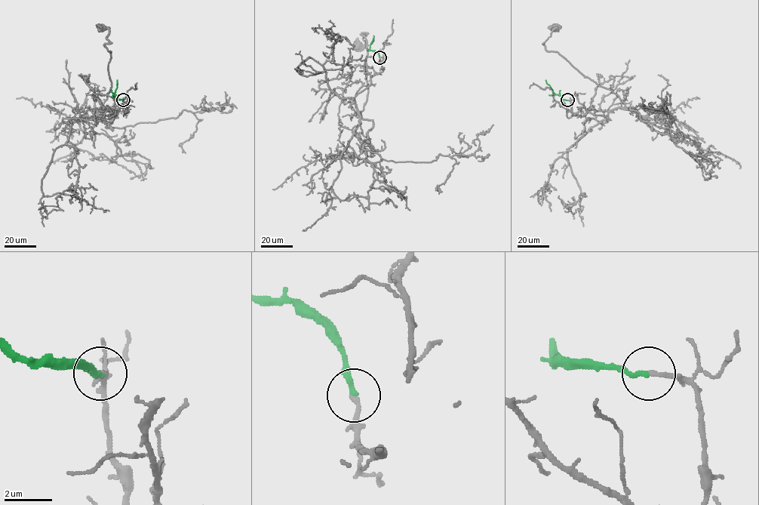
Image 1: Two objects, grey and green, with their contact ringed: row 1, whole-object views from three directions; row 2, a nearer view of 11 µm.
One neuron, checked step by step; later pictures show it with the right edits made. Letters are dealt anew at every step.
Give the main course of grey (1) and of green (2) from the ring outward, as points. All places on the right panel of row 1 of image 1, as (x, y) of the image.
1: (567, 100), (576, 112), (584, 107), (605, 116), (621, 106), (619, 96), (545, 49), (556, 27)
2: (567, 100), (561, 100), (555, 94), (545, 80)

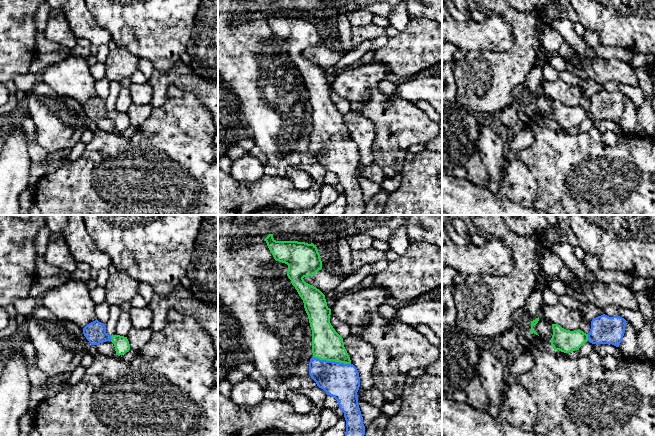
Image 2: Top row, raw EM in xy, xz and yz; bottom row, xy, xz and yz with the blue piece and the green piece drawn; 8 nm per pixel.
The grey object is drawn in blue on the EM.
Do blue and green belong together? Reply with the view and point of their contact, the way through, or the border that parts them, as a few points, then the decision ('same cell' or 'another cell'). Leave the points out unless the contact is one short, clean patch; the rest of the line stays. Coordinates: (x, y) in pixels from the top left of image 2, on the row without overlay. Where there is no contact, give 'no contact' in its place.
contact xz (332, 137); way xz (341, 157), (332, 147), (332, 137), (327, 120); same cell

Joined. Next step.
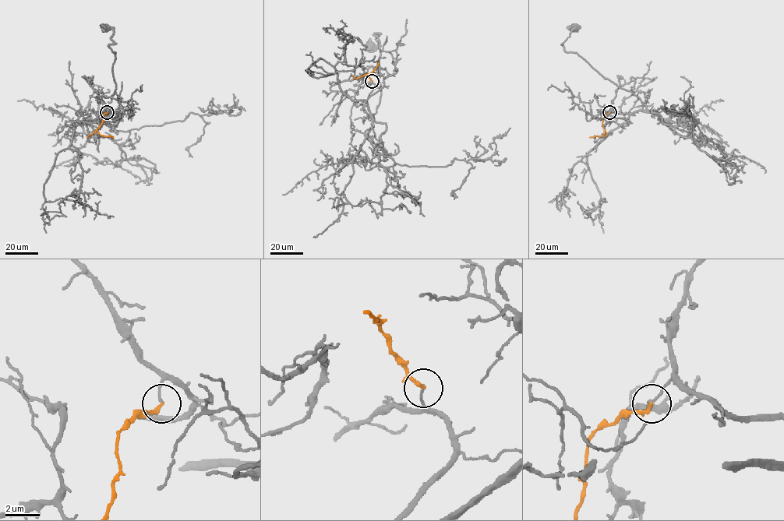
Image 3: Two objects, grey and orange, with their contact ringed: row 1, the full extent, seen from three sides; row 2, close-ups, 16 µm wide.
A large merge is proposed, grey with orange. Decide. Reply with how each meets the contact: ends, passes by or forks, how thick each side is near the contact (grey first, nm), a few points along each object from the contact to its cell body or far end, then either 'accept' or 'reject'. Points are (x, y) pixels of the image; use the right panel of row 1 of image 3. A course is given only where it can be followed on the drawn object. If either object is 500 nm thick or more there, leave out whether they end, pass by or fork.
grey ends there; orange ends there; 120 nm thick on the grey side, 200 nm on the other; grey runs (609, 112), (633, 113), (642, 109), (642, 103), (605, 79), (576, 53), (564, 50), (562, 44), (575, 27); orange runs (609, 112), (603, 116), (603, 135), (589, 137); reject

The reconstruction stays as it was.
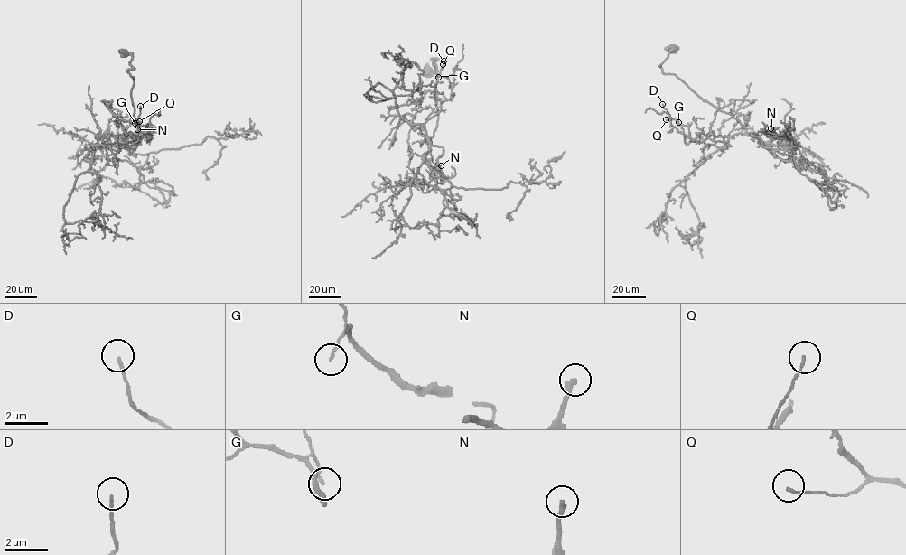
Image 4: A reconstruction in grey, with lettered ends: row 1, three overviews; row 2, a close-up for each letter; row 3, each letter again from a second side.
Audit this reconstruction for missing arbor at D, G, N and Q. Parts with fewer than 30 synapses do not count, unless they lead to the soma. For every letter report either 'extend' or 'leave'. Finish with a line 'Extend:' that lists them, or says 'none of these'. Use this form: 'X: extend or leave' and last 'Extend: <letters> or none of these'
D: leave
G: leave
N: extend
Q: leave
Extend: N

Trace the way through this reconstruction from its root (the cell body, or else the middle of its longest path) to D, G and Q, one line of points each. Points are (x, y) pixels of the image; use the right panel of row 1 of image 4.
D: (673, 49), (661, 70), (731, 114), (742, 132), (725, 142), (701, 133), (690, 138), (688, 126), (662, 104)
G: (673, 49), (661, 70), (731, 114), (742, 132), (725, 142), (701, 133), (690, 138), (688, 126), (678, 122)
Q: (673, 49), (661, 70), (731, 114), (742, 132), (725, 142), (701, 133), (690, 138), (687, 126), (666, 119)

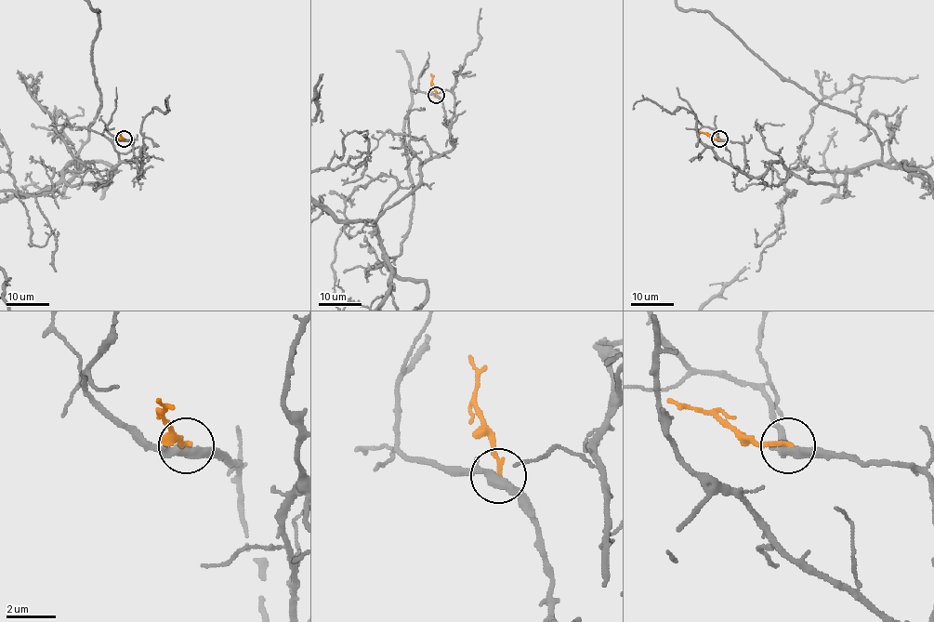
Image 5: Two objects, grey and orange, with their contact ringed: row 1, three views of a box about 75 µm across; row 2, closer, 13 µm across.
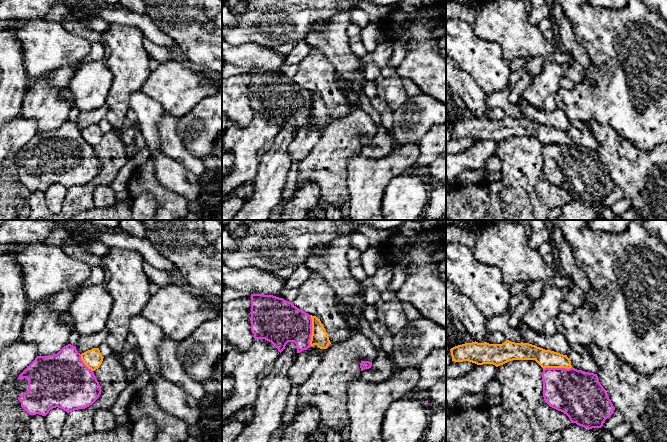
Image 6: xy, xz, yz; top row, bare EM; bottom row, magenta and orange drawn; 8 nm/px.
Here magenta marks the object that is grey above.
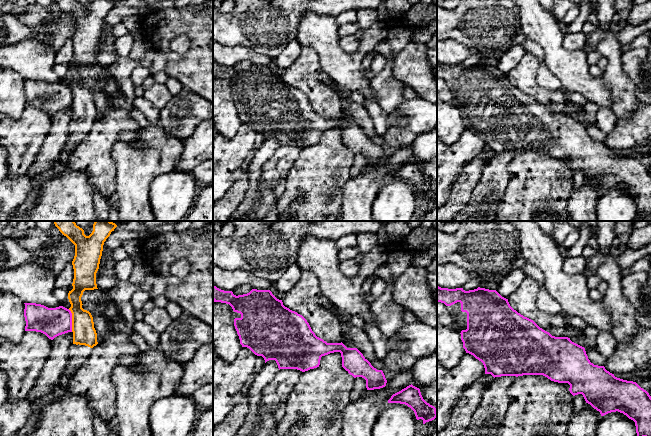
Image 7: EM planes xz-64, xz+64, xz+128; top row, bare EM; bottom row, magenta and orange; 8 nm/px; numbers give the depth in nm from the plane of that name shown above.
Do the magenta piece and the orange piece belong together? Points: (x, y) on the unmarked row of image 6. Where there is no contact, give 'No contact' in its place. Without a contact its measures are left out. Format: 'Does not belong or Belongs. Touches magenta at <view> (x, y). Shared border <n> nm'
Does not belong. Touches magenta at xz (311, 107). Shared border 260 nm

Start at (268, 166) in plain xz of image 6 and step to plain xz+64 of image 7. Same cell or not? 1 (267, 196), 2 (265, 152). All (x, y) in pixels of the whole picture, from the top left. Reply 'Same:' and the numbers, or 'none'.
Same: 2

